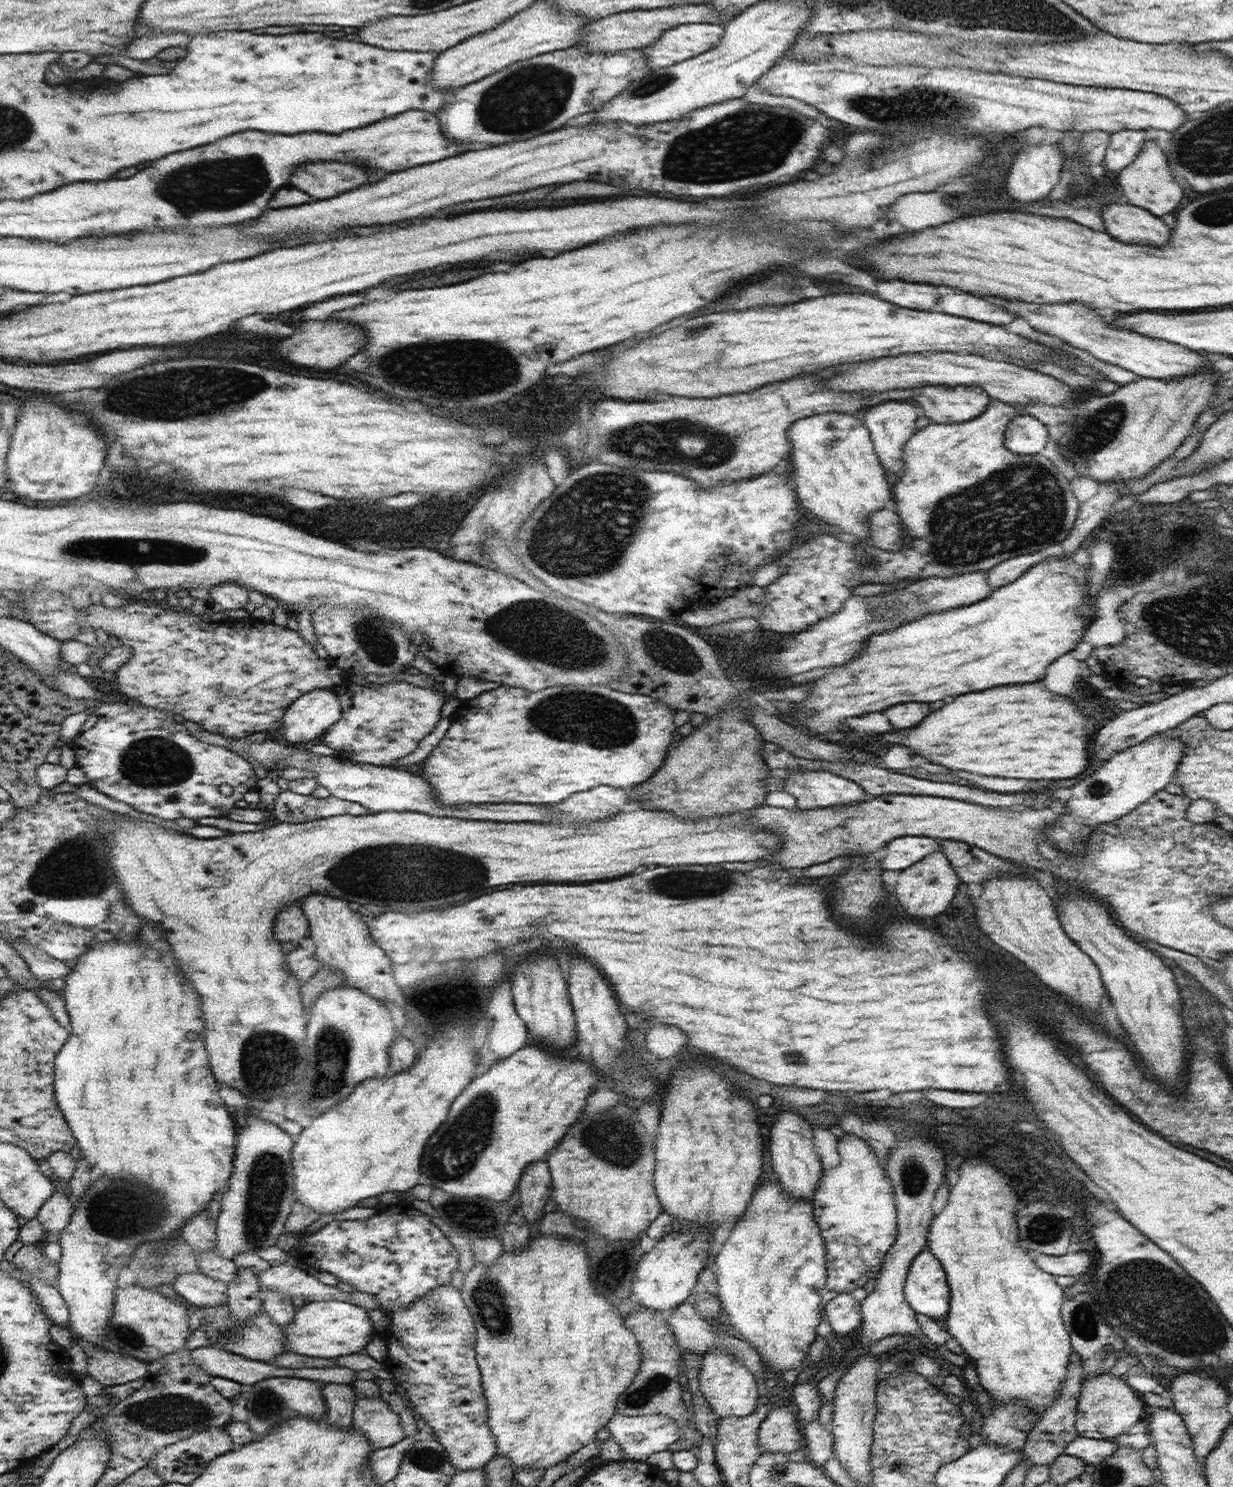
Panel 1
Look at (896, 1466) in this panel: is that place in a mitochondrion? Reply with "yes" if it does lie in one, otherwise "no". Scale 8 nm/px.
yes

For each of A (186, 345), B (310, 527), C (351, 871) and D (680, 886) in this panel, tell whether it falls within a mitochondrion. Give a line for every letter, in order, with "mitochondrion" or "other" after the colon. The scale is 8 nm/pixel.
A: other
B: other
C: mitochondrion
D: mitochondrion

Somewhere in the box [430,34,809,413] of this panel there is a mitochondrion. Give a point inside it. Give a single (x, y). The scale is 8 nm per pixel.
(761, 139)

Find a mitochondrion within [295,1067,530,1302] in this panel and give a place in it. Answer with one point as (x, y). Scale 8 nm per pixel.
(451, 1156)

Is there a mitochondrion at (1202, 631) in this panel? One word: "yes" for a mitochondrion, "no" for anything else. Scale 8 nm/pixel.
yes

